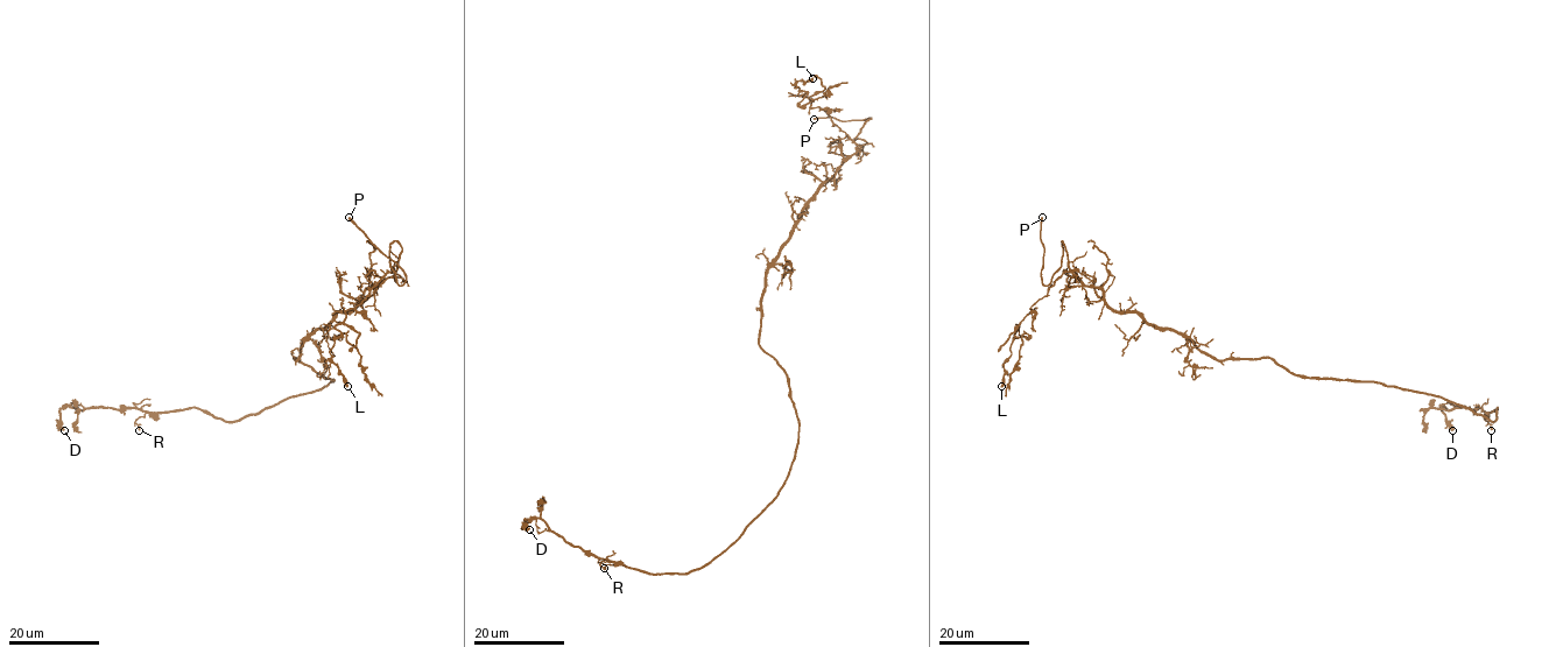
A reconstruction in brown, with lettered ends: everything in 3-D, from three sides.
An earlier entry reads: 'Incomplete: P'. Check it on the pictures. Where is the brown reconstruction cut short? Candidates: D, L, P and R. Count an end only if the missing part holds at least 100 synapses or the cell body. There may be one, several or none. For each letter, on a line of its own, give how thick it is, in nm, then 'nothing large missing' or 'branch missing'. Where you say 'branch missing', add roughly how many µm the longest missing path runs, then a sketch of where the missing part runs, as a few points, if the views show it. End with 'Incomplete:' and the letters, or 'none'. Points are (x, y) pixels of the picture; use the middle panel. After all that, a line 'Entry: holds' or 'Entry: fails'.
D: 400 nm | nothing large missing
L: 360 nm | nothing large missing
P: 300 nm | branch missing | 15 µm | (814, 119), (801, 124), (788, 122), (788, 119), (786, 122)
R: 220 nm | nothing large missing
Incomplete: P
Entry: holds

